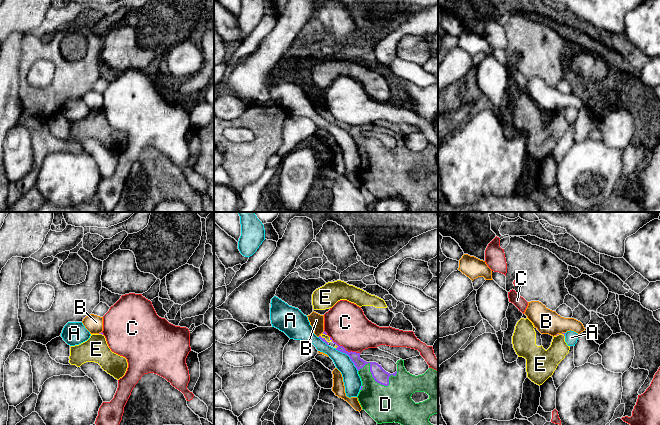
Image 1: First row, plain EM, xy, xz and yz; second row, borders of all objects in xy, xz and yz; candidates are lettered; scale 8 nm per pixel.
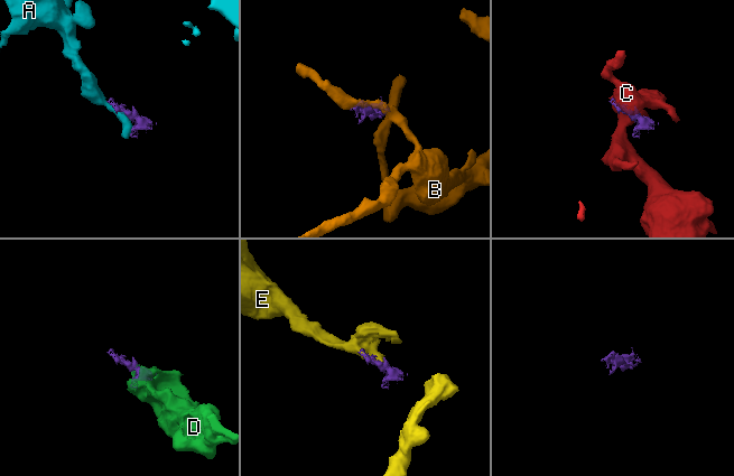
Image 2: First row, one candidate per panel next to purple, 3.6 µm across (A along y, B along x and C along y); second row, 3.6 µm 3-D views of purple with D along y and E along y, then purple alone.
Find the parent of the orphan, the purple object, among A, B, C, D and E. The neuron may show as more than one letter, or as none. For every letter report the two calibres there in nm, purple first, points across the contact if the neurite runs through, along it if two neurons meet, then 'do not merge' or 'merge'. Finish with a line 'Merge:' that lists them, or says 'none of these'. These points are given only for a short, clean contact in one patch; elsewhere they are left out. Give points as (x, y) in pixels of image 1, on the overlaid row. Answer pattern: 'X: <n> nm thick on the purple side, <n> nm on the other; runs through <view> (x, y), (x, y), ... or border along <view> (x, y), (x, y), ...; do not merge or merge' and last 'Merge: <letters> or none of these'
A: 100 nm thick on the purple side, 140 nm on the other; do not merge
B: 20 nm thick on the purple side, 140 nm on the other; do not merge
C: 90 nm thick on the purple side, 320 nm on the other; border along xz (330, 336), (348, 351), (359, 353); do not merge
D: 120 nm thick on the purple side, 300 nm on the other; merge
E: 30 nm thick on the purple side, 50 nm on the other; runs through xz (323, 339), (324, 339), (327, 338); merge
Merge: D, E

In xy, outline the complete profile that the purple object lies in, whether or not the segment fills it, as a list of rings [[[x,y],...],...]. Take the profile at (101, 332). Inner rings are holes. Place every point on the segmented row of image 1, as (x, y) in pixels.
[[[103,333],[91,334],[90,338],[70,347],[69,363],[80,367],[86,362],[98,363],[108,374],[119,380],[128,368],[127,359],[111,351]]]

